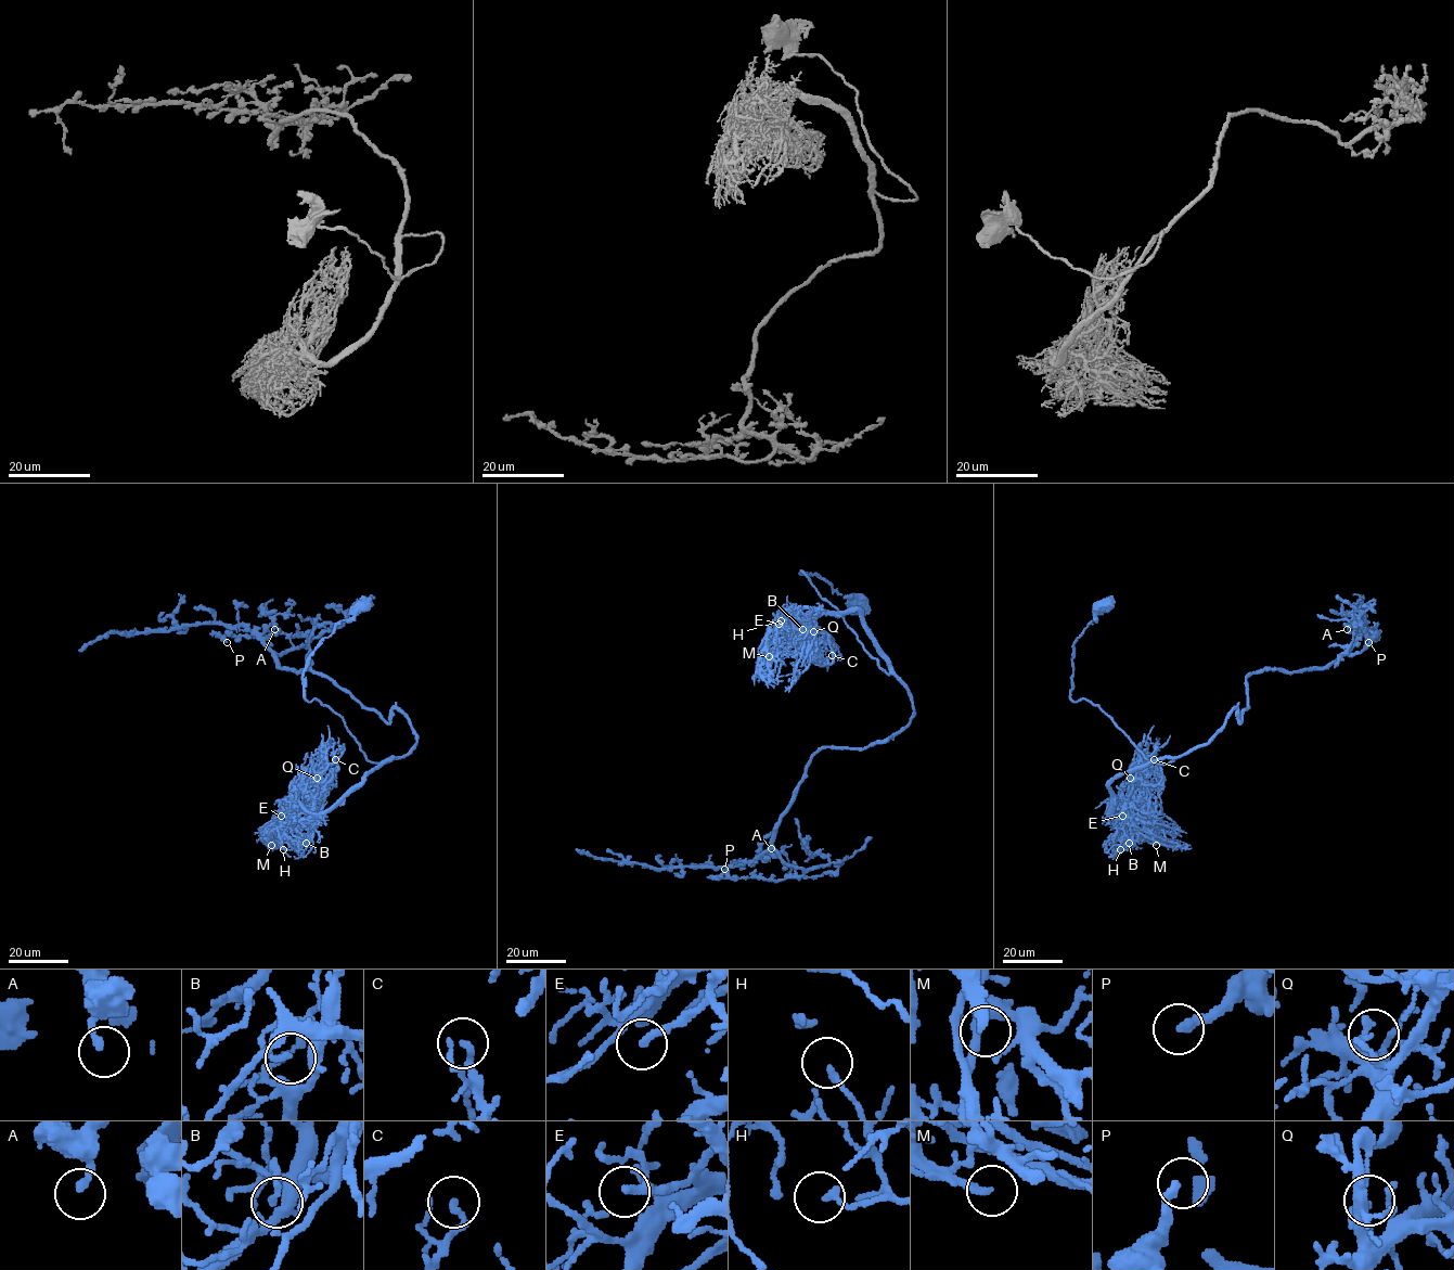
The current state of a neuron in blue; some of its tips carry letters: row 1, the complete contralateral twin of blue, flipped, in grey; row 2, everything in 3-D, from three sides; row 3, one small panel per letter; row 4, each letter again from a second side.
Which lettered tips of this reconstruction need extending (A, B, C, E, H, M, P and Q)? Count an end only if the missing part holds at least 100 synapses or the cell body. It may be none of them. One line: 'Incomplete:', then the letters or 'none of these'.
Incomplete: none of these

